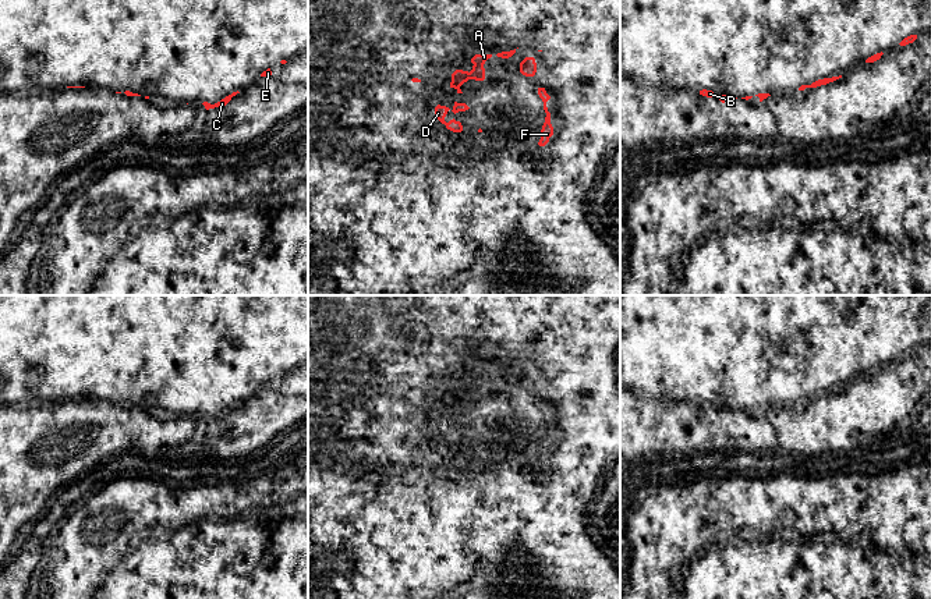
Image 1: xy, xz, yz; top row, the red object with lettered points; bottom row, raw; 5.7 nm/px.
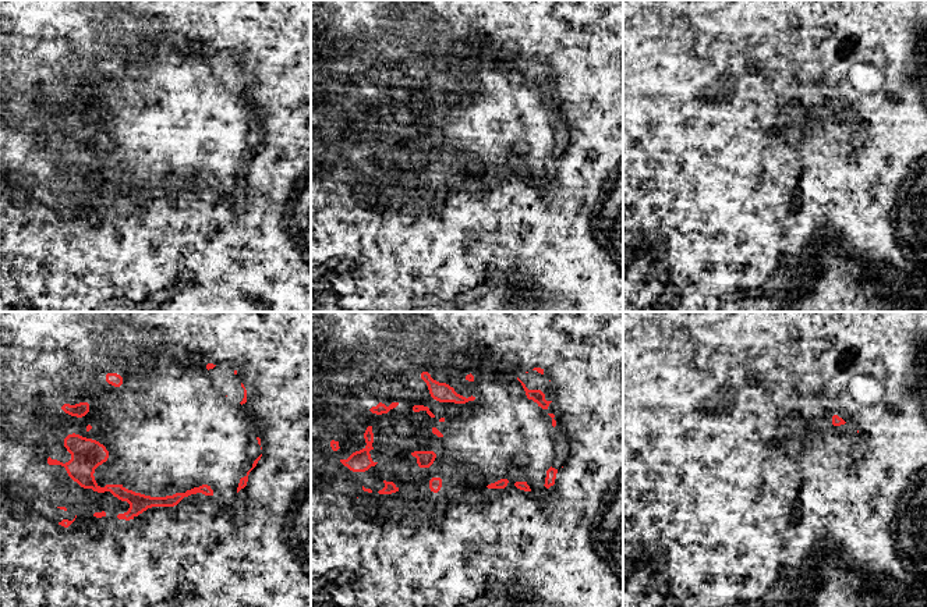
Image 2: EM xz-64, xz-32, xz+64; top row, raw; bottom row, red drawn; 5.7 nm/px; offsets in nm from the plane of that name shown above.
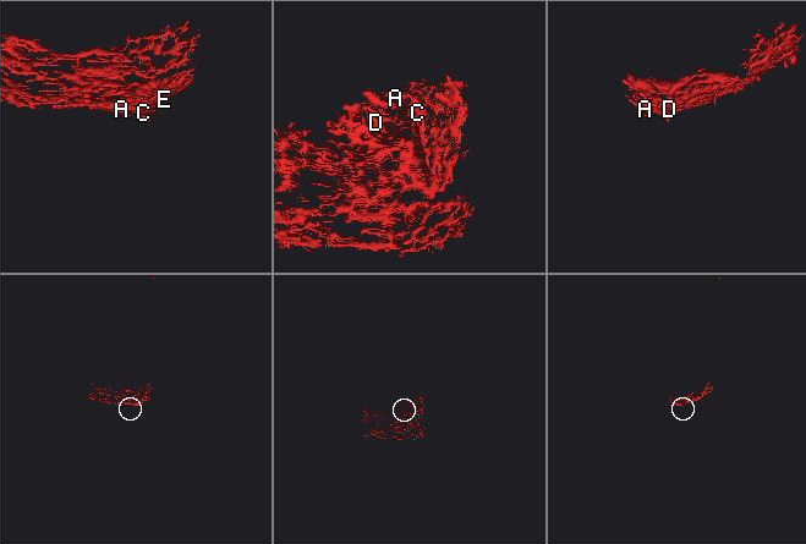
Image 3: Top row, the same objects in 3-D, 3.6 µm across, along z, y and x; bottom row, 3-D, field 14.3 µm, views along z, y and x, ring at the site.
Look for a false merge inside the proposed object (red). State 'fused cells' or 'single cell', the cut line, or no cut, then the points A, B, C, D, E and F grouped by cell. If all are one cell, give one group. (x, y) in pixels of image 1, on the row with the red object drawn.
single cell; no cut; A B C D E F

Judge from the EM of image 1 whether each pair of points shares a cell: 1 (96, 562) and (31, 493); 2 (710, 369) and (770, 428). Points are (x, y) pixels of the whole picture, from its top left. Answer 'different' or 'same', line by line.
1: different
2: same

